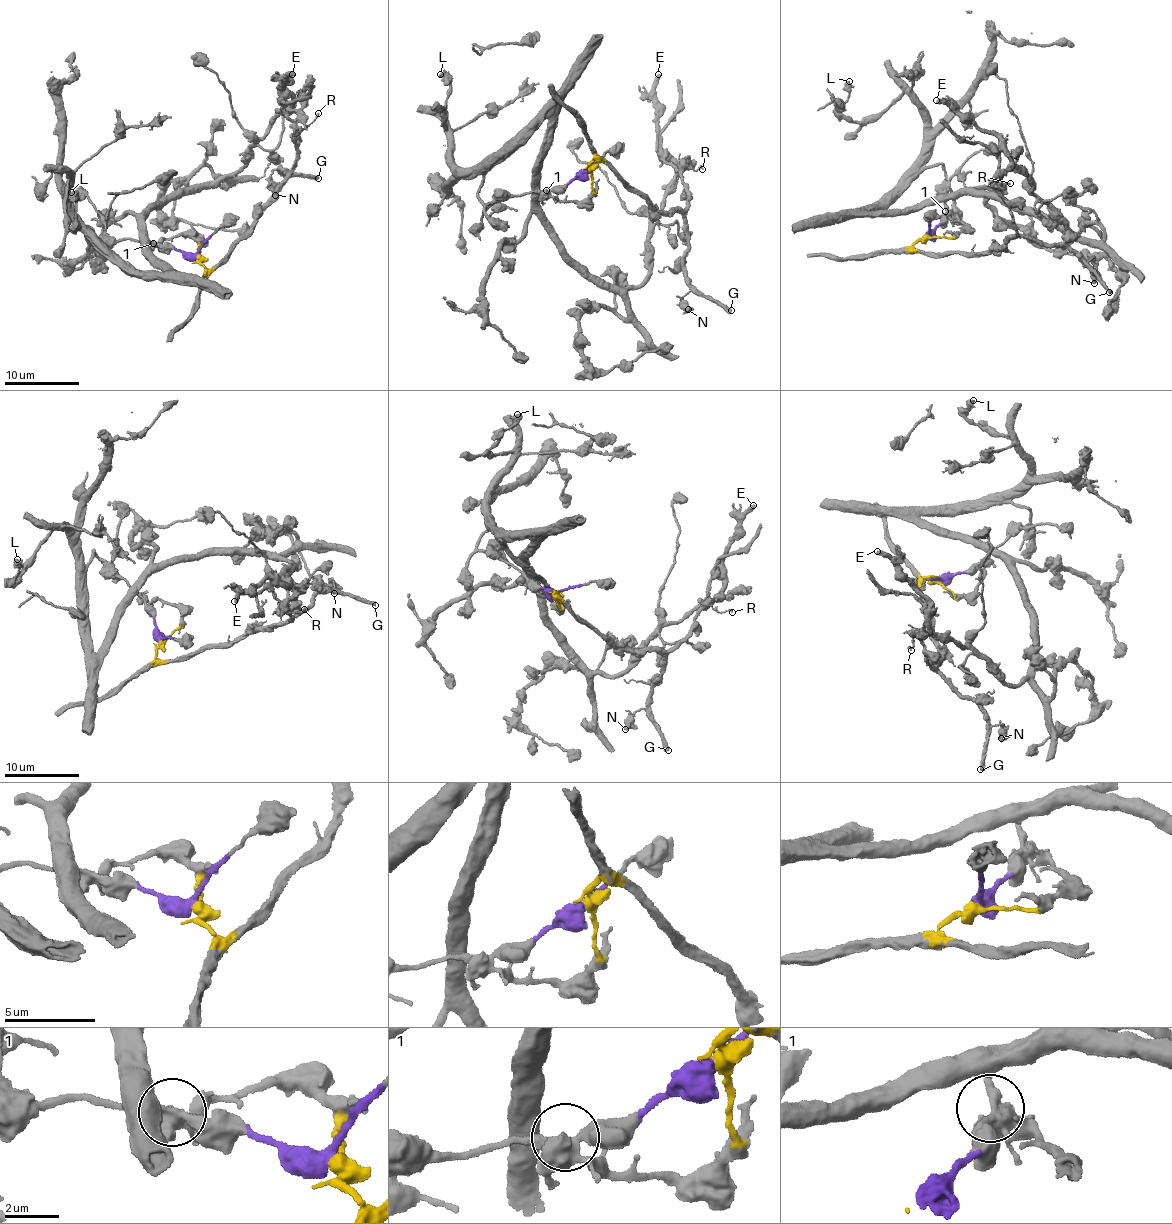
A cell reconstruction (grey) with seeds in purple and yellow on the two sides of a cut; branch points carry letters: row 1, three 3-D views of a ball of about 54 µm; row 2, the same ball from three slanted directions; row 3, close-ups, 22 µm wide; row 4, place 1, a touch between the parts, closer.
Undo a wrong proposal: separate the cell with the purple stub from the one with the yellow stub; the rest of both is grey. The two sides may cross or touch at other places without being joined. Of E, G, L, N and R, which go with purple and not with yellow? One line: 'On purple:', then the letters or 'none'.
On purple: E, L

